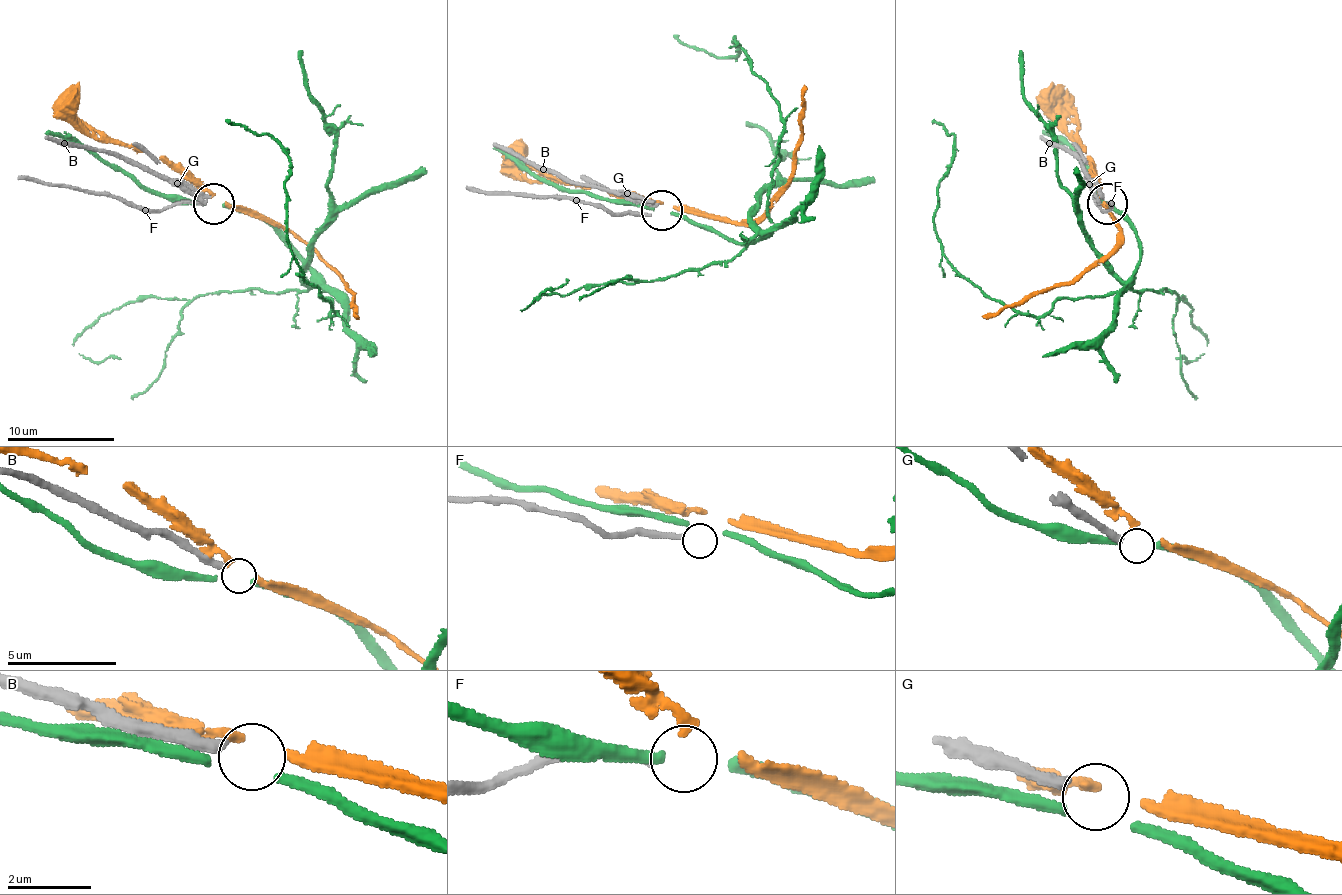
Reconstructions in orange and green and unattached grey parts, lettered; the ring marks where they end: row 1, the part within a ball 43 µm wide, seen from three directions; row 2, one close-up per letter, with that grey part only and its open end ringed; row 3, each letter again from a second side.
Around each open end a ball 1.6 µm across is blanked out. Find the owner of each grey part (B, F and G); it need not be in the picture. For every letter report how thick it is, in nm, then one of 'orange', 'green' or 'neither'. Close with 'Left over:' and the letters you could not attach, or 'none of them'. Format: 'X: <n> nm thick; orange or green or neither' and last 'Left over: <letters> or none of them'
B: 320 nm thick; neither
F: 240 nm thick; neither
G: 320 nm thick; neither
Left over: B, F, G

